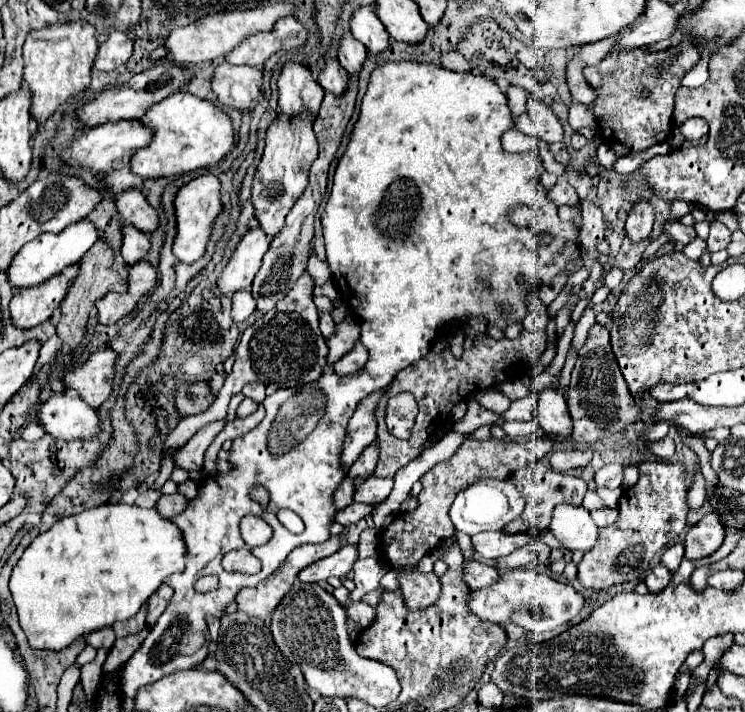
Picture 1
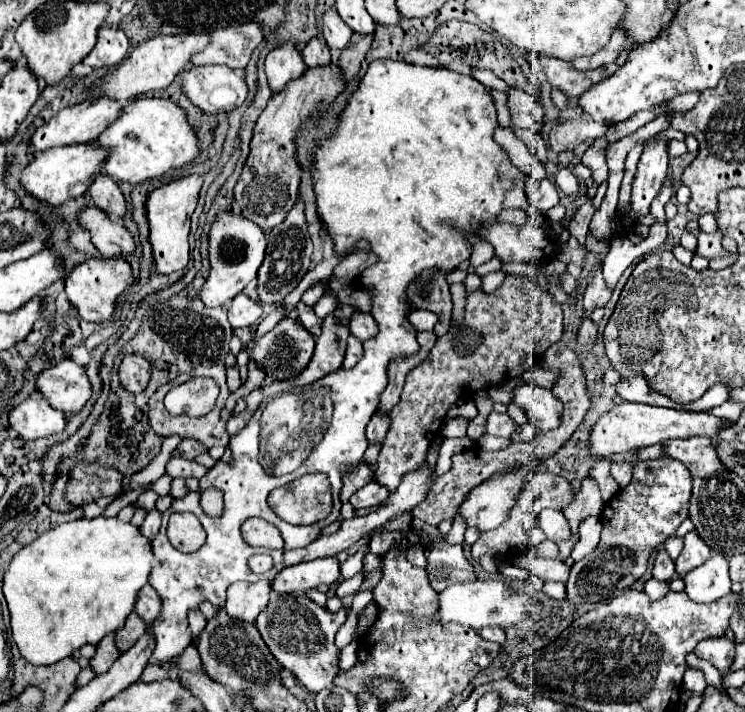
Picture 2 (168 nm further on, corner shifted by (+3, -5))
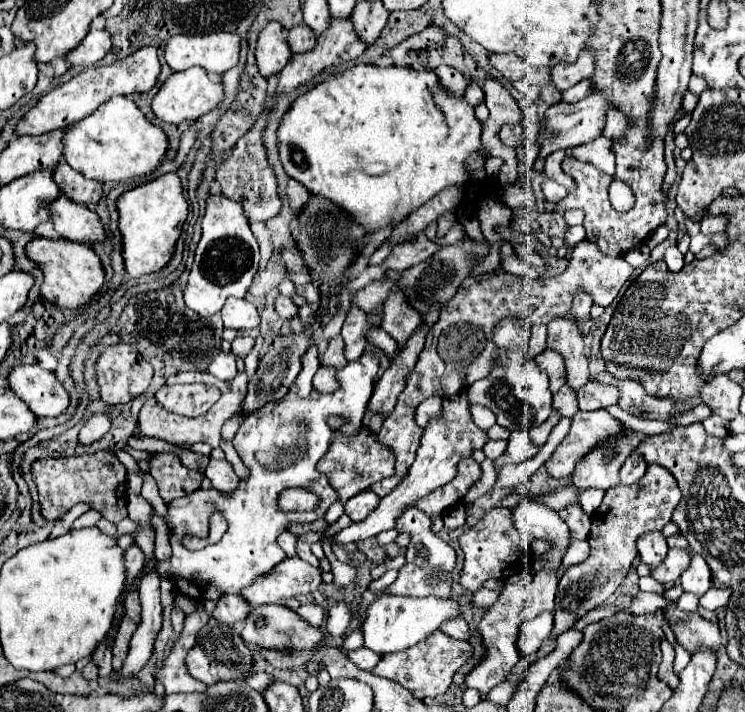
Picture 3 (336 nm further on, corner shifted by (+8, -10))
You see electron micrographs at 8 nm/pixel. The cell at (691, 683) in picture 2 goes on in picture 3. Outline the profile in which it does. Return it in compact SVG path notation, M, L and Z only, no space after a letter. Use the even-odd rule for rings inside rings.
M675 644L675 672L681 672L689 664L689 654L681 644Z

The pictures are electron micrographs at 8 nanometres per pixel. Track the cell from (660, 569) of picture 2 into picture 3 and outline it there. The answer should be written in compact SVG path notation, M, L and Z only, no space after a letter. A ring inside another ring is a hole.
M647 532L641 538L637 538L637 552L641 560L649 566L657 566L659 562L663 562L667 550L669 548L661 532Z

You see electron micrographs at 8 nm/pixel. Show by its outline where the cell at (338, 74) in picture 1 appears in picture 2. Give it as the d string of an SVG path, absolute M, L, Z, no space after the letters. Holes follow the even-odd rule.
M318 37L312 39L304 49L302 49L302 59L304 63L314 69L314 67L324 67L324 65L330 65L332 61L332 55L330 55L330 49L326 43L322 43Z

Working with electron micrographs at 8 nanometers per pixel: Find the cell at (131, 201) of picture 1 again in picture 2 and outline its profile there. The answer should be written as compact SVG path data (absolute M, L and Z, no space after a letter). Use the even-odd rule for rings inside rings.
M98 175L88 189L88 195L92 197L92 203L98 209L102 209L106 215L110 215L114 219L122 219L126 215L128 201L126 201L122 189L118 187L118 183L112 181L110 177Z

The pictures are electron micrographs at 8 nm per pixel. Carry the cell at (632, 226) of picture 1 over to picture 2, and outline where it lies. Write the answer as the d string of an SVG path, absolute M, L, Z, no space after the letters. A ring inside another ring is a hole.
M668 141L650 143L638 163L638 171L632 183L632 211L638 217L648 215L650 203L660 193L662 183L668 171L668 155L666 155Z

